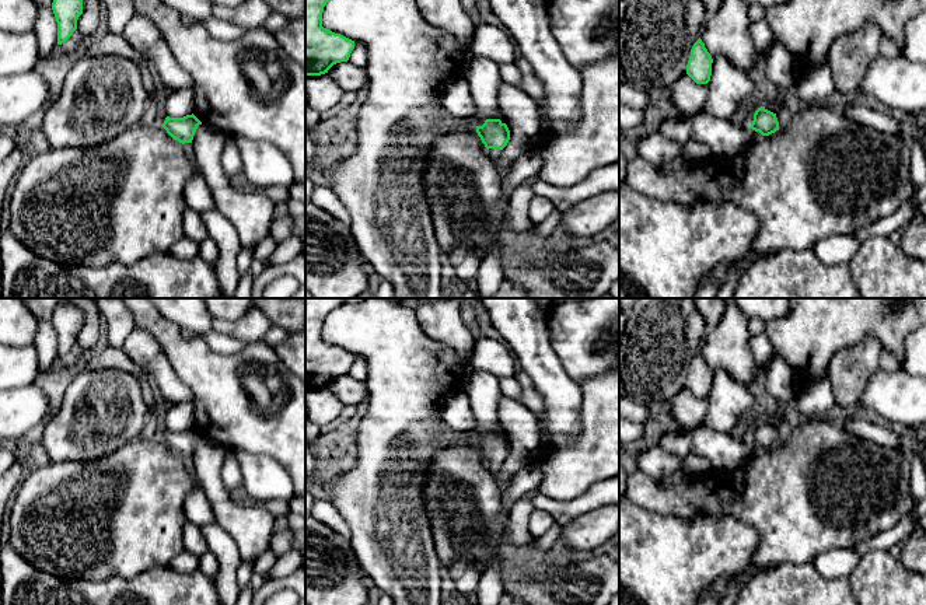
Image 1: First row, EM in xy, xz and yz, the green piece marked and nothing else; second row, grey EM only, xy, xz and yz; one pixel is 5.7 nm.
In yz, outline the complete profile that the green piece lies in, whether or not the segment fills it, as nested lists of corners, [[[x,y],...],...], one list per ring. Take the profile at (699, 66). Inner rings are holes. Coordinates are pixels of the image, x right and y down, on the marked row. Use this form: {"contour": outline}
{"contour": [[[699,38],[691,49],[691,56],[686,64],[686,74],[696,84],[707,84],[712,76],[712,63],[713,59]]]}

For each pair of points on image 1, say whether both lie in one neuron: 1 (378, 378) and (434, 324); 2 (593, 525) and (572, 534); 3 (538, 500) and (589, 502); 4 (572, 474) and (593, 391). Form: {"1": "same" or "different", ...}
{"1": "different", "2": "same", "3": "same", "4": "same"}

